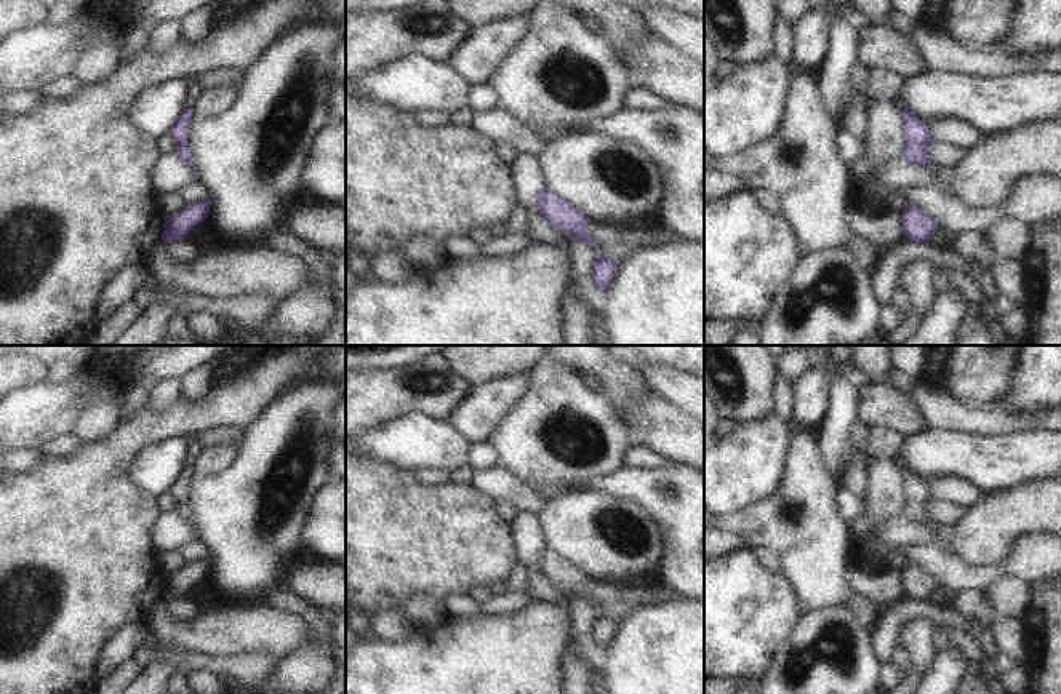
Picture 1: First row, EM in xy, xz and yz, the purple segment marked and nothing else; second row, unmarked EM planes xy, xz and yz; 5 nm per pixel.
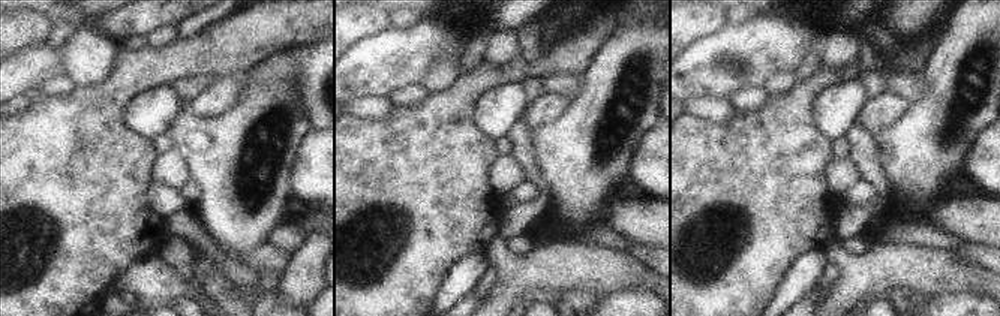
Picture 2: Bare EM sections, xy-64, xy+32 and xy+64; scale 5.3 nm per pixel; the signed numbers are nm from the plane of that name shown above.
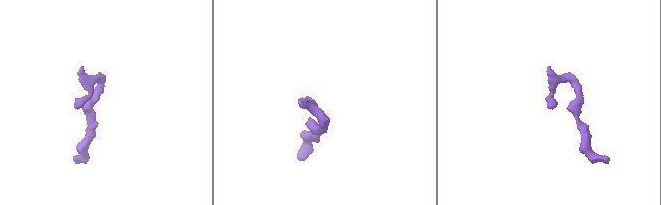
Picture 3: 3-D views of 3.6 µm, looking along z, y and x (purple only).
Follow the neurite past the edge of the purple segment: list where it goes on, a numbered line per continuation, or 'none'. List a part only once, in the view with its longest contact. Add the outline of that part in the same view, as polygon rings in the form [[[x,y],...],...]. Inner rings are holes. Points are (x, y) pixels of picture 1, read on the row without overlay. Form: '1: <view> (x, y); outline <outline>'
1: xy (194, 448); outline [[[194,437],[187,438],[187,456],[184,461],[184,467],[192,467],[194,459],[203,448],[198,445],[198,441]]]

